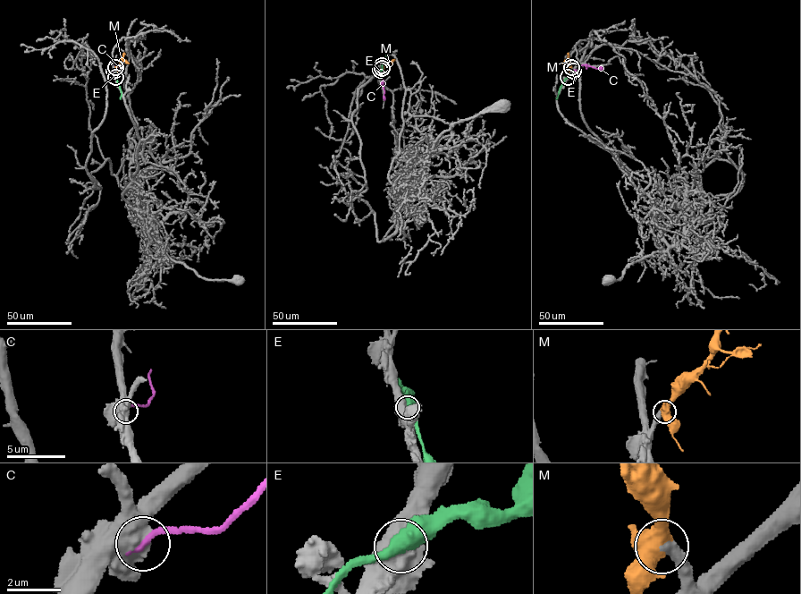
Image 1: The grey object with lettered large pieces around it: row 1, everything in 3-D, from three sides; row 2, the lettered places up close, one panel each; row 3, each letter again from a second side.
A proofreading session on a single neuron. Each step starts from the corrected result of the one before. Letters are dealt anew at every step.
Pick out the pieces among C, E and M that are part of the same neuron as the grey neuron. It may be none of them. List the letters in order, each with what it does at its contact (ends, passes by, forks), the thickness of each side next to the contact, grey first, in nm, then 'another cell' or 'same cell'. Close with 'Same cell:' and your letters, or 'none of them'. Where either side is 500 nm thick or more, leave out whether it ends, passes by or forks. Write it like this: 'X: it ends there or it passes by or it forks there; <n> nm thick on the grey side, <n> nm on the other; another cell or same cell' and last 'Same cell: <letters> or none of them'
C: 900 nm thick on the grey side, 240 nm on the other; another cell
E: 900 nm thick on the grey side, 550 nm on the other; another cell
M: it forks there; 440 nm thick on the grey side, 480 nm on the other; same cell
Same cell: M

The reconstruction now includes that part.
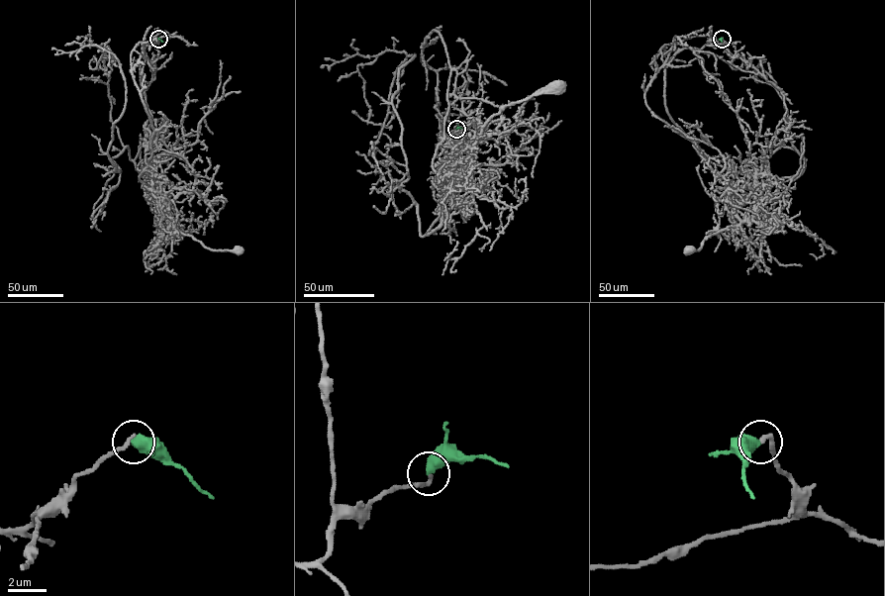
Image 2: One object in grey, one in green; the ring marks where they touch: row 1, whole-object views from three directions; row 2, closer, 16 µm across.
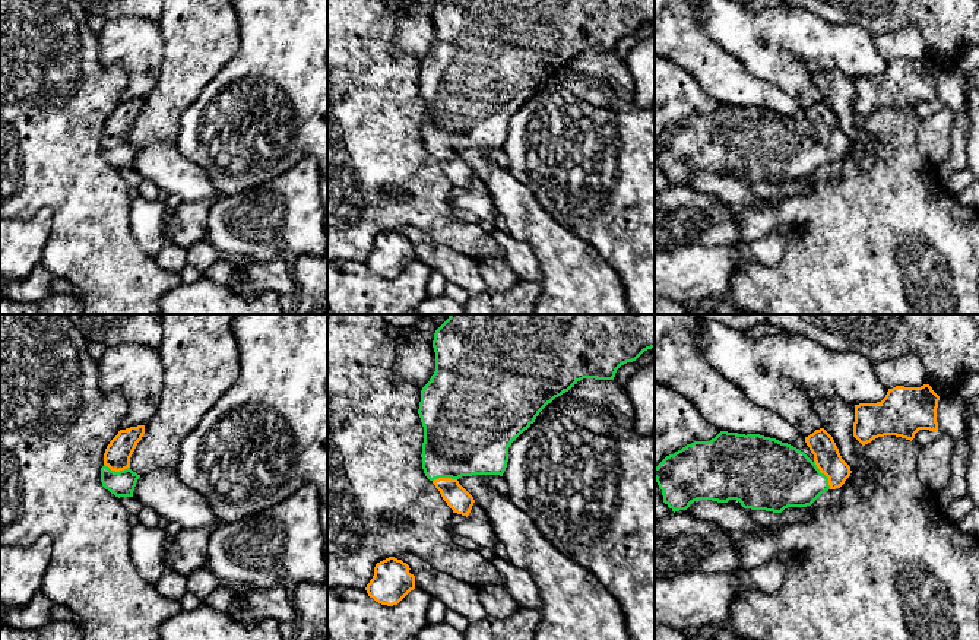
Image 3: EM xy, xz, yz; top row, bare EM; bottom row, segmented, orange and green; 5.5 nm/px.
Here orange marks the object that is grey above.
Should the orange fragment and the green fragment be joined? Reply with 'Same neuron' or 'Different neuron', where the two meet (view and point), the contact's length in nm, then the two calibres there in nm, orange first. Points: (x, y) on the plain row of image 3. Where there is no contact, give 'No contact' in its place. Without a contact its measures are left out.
Same neuron. Touches orange at yz (824, 146). Shared border 180 nm. Thickness 140 nm (orange) against 360 nm

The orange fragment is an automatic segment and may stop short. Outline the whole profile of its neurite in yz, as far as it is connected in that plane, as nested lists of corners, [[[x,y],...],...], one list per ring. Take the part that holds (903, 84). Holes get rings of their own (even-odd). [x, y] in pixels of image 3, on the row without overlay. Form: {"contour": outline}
{"contour": [[[929,57],[888,61],[881,75],[855,77],[853,110],[865,118],[884,108],[912,114],[919,102],[938,104],[938,73]]]}

